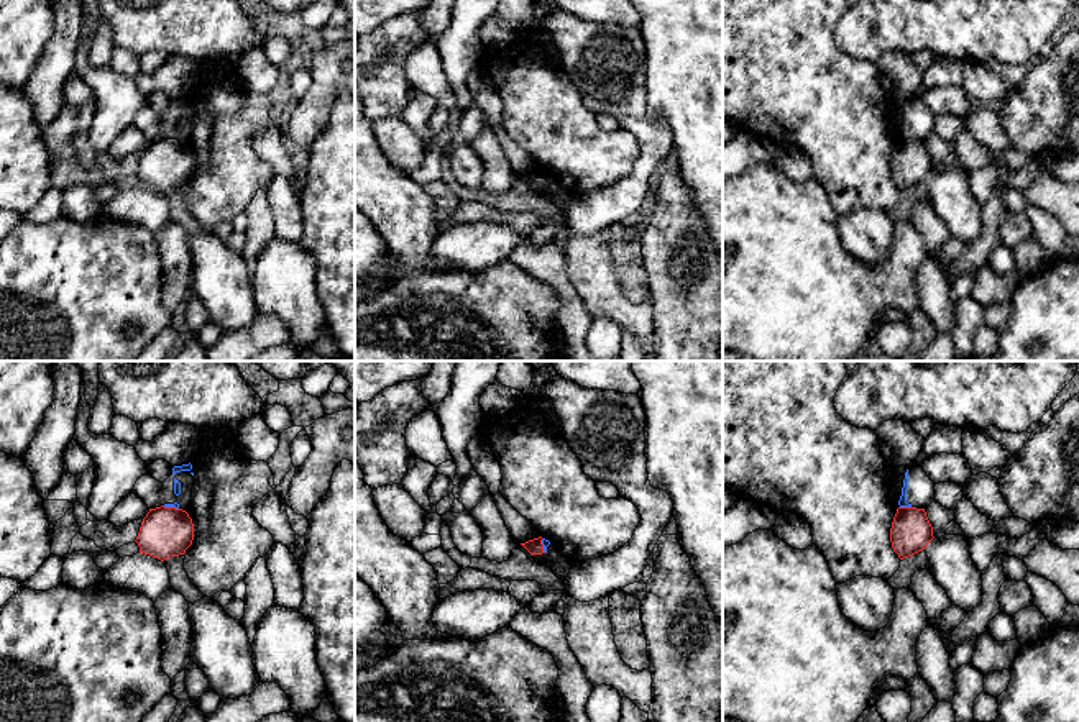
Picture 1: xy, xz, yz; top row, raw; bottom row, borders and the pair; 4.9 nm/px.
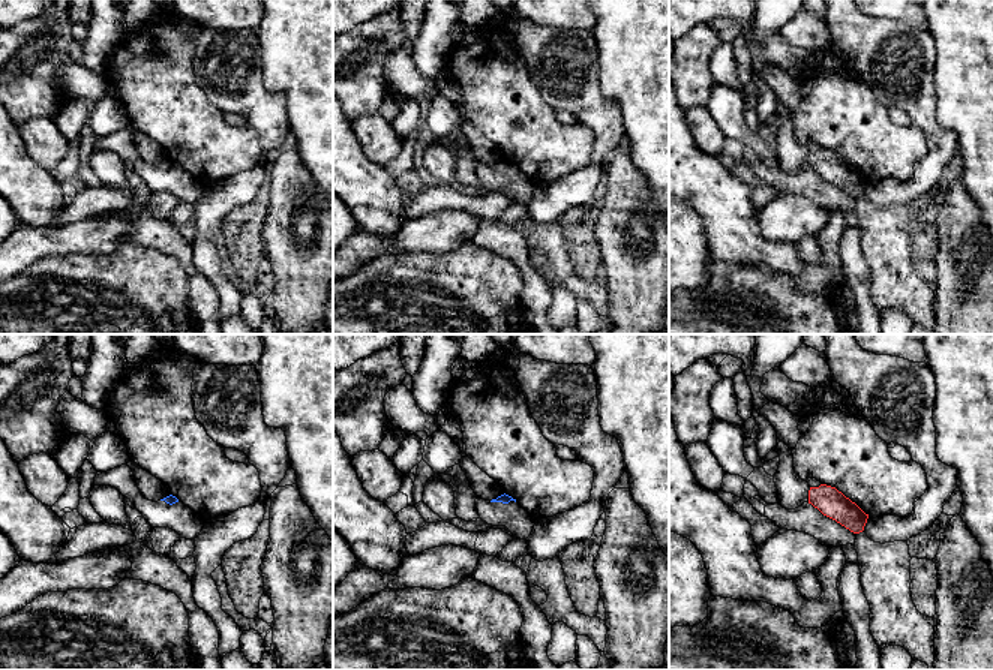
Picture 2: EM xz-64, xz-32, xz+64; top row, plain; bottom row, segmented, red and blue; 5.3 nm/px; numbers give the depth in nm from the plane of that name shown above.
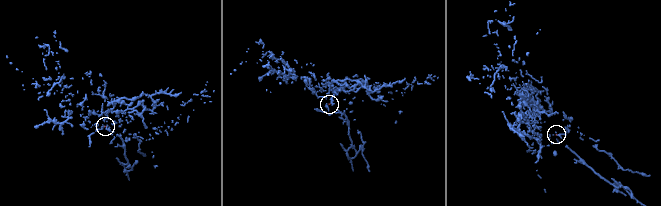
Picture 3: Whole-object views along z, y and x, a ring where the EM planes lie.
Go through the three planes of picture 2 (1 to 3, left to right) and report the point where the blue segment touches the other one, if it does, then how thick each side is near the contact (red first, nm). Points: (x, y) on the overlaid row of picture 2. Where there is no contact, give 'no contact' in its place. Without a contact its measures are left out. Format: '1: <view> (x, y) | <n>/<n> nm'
1: no contact
2: no contact
3: no contact

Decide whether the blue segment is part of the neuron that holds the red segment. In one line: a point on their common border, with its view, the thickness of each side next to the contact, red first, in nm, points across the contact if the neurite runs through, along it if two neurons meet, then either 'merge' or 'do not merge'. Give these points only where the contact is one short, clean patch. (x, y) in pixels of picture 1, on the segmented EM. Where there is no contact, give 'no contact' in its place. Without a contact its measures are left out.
contact yz (905, 507); calibres 200 and 50 nm; border yz (900, 506), (910, 507); do not merge

